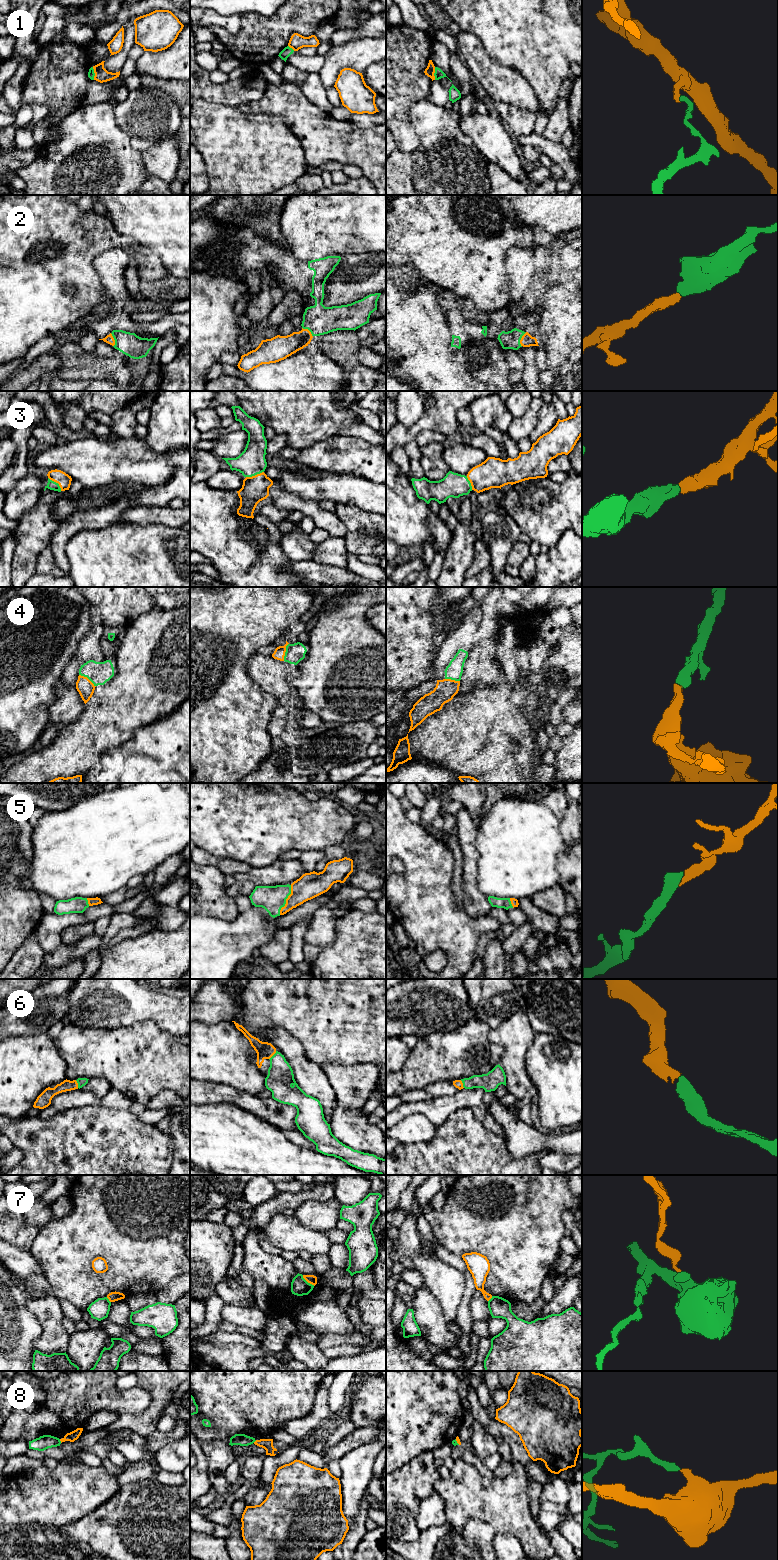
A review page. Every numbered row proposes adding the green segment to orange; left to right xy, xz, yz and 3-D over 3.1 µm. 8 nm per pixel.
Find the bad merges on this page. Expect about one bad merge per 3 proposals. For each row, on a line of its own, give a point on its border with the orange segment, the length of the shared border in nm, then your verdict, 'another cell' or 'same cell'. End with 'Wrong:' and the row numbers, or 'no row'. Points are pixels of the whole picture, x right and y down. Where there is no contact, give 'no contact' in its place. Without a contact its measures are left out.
1: contact xy (94, 72); length 110 nm; another cell
2: contact yz (521, 339); length 130 nm; same cell
3: contact xz (255, 475); length 150 nm; same cell
4: contact xy (87, 678); length 170 nm; same cell
5: contact xz (286, 900); length 260 nm; same cell
6: contact xz (273, 1054); length 90 nm; same cell
7: contact xz (308, 1282); length 130 nm; another cell
8: contact xy (60, 1440); length 40 nm; another cell
Wrong: 1, 7, 8

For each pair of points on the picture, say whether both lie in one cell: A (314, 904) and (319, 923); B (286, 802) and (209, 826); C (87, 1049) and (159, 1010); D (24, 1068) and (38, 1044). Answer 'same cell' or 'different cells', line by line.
A: different cells
B: same cell
C: different cells
D: same cell

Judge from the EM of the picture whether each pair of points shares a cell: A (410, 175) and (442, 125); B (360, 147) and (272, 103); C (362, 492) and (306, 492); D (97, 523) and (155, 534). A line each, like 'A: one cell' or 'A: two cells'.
A: one cell
B: one cell
C: one cell
D: two cells

